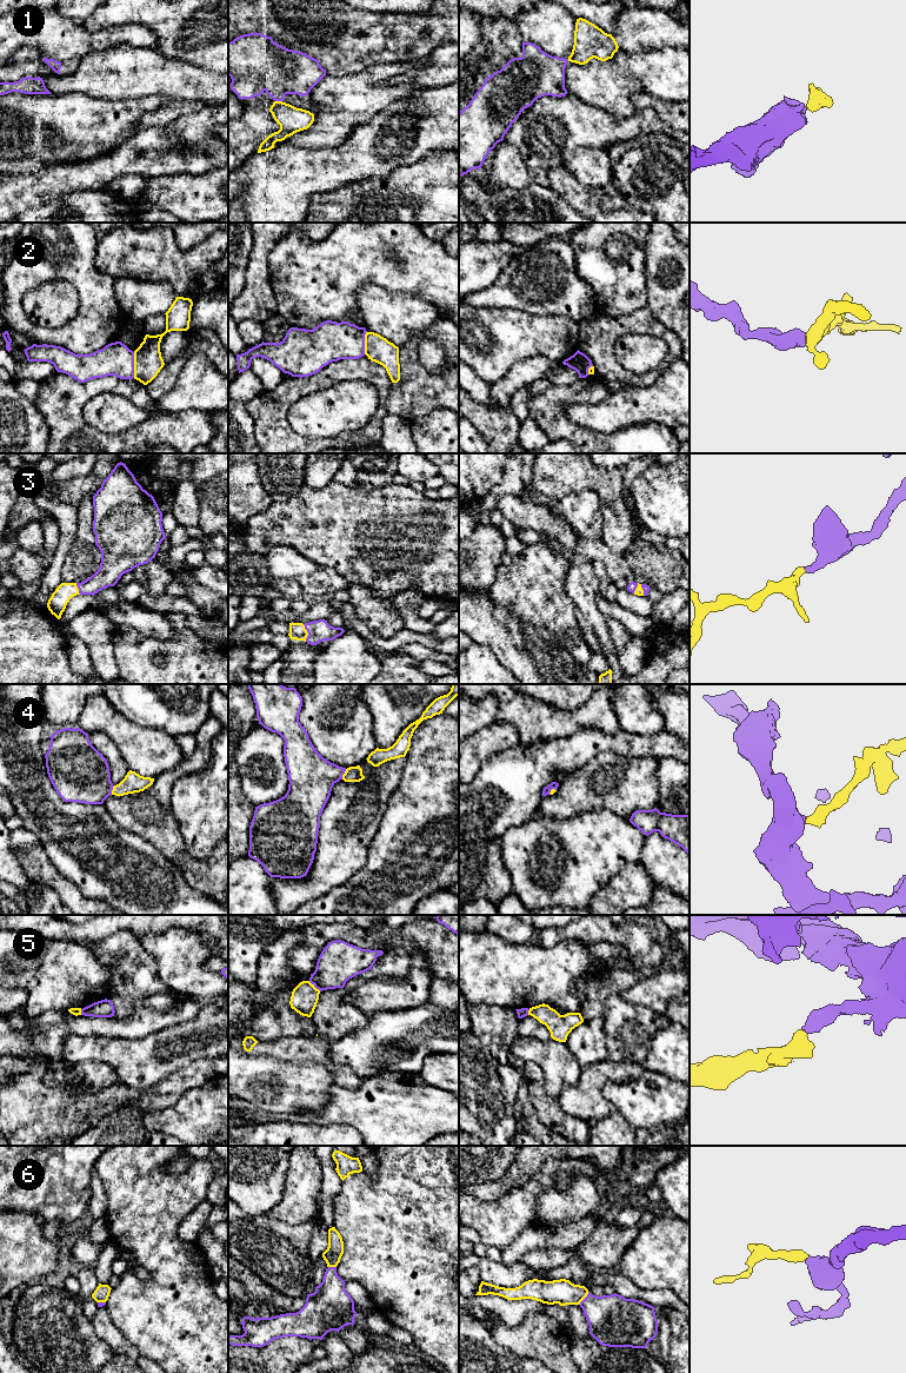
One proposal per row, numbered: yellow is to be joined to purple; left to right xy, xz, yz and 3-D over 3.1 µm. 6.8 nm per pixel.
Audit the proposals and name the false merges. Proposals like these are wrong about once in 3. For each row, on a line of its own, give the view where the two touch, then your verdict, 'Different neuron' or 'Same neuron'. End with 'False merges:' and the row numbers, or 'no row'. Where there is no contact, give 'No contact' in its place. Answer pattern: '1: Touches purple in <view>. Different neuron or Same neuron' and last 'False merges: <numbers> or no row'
1: Touches purple in xz. Same neuron
2: Touches purple in xy. Different neuron
3: Touches purple in xz. Same neuron
4: Touches purple in xz. Same neuron
5: Touches purple in xz. Different neuron
6: Touches purple in yz. Same neuron
False merges: 2, 5

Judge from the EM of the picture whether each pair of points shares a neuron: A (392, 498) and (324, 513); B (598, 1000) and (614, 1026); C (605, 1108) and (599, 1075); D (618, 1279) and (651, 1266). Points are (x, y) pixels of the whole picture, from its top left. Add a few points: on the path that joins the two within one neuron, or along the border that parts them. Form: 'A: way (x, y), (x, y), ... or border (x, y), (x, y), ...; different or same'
A: way (375, 513), (340, 513); same
B: border (620, 994), (610, 994), (607, 996), (603, 1017); different
C: way (597, 1100), (597, 1083); same
D: border (620, 1272), (637, 1287), (650, 1289); different

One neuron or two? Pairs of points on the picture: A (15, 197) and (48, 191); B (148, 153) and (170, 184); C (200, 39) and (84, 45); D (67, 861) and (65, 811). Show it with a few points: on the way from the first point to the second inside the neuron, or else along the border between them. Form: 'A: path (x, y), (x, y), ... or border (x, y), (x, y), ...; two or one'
A: path (24, 191), (40, 191); one
B: border (192, 174), (175, 173), (147, 177); two
C: border (135, 24), (148, 27), (155, 34), (155, 48); two
D: path (75, 849), (78, 847), (78, 837), (65, 823); one

